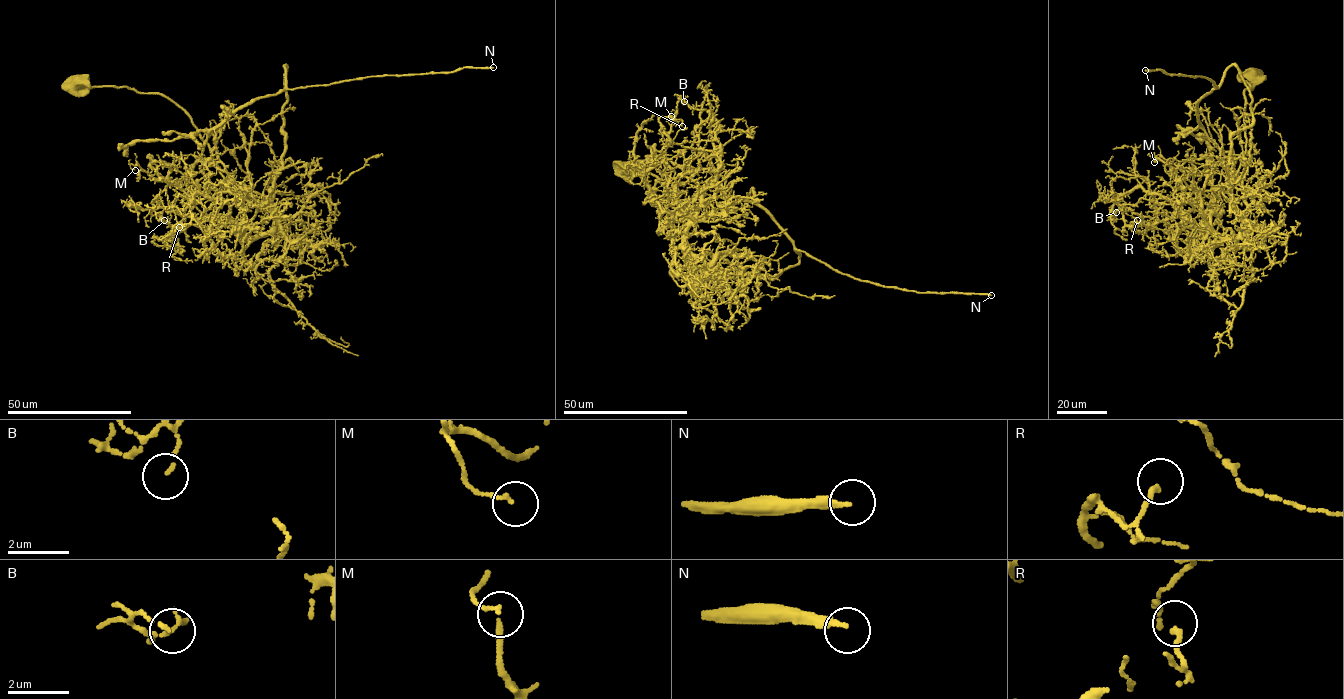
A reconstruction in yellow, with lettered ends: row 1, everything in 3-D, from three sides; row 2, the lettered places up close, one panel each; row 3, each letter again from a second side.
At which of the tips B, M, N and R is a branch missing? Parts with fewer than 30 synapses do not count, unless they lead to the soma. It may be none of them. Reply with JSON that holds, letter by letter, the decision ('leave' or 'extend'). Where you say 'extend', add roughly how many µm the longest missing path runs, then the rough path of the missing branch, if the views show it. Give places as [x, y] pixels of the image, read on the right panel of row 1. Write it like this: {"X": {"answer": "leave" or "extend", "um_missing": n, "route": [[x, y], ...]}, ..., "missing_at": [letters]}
{"B": {"answer": "leave"}, "M": {"answer": "leave"}, "N": {"answer": "extend", "um_missing": 250}, "R": {"answer": "leave"}, "missing_at": ["N"]}

